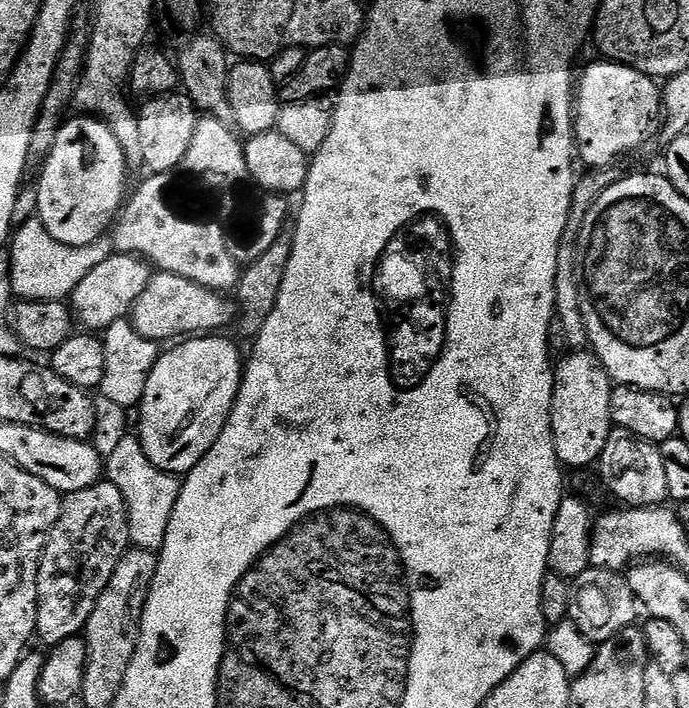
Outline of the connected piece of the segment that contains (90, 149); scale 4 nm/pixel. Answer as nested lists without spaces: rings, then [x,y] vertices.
[[[79,115],[61,123],[50,157],[52,173],[36,192],[38,219],[58,244],[66,246],[92,244],[111,229],[126,198],[124,176],[129,175],[118,138],[99,118]]]

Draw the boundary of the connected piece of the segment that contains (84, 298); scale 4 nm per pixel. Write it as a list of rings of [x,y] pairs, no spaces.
[[[109,254],[105,260],[98,262],[90,274],[86,274],[70,295],[70,307],[74,313],[75,319],[85,324],[88,330],[105,330],[112,322],[125,318],[131,313],[134,302],[138,294],[148,285],[148,280],[152,277],[153,269],[147,260],[131,254]]]

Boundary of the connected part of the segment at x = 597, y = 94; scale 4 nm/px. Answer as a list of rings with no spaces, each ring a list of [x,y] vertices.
[[[596,58],[574,84],[574,152],[592,170],[608,170],[619,156],[636,152],[655,132],[662,112],[662,88],[653,77],[614,60]]]

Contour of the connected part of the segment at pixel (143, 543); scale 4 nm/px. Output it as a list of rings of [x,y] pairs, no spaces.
[[[127,434],[118,447],[106,458],[105,475],[122,491],[127,503],[128,539],[138,548],[158,552],[165,542],[166,530],[173,514],[173,508],[180,496],[181,481],[169,472],[158,470],[141,448],[139,439]]]

